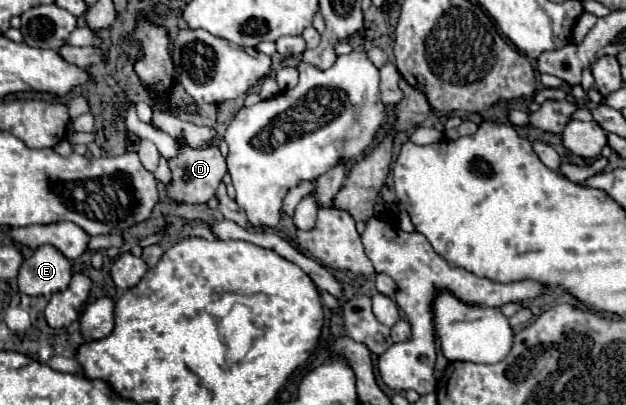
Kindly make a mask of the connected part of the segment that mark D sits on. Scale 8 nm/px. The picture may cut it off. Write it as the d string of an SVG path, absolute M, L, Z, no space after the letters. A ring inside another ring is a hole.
M184 137L176 139L178 155L168 159L168 167L172 173L172 183L166 185L166 199L176 205L204 205L208 203L218 185L222 183L222 177L226 175L226 159L222 157L220 149L216 145L204 145L204 147L190 147Z

